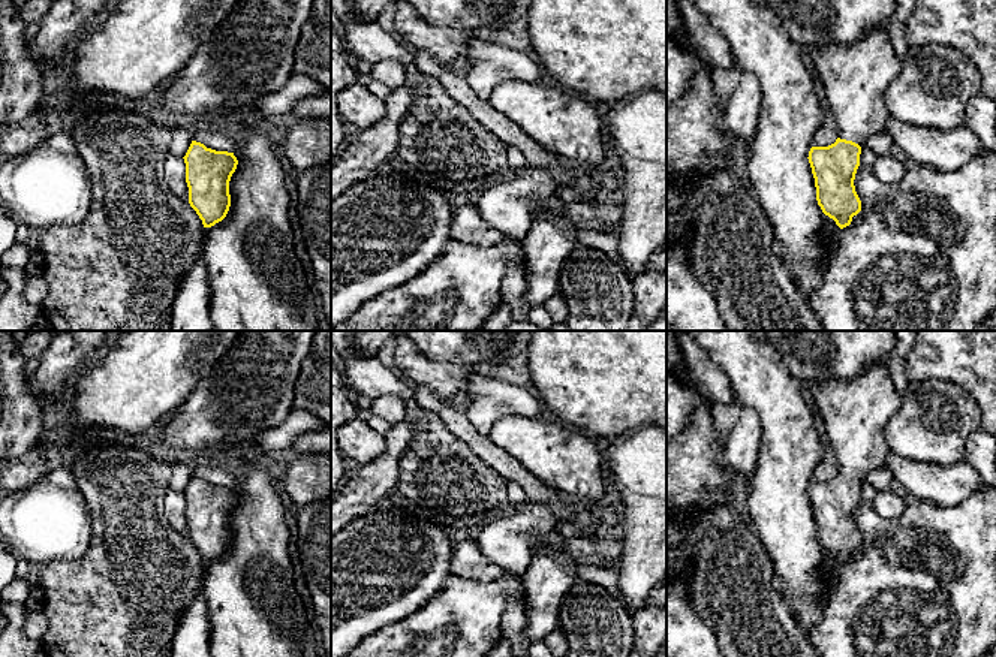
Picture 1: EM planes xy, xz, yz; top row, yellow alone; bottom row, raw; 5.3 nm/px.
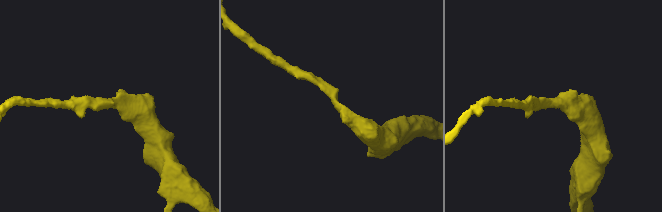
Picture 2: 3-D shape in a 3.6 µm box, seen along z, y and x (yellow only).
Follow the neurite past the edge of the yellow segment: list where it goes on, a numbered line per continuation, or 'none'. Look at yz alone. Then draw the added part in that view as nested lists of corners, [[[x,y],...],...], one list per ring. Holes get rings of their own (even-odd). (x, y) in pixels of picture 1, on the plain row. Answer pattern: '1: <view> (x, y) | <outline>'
1: yz (855, 413) | [[[873,364],[852,380],[818,382],[810,389],[837,473],[864,482],[872,470],[887,467],[885,428],[902,406],[888,364]]]

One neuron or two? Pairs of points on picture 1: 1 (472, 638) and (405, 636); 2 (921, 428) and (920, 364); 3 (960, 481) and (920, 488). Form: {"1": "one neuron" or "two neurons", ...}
{"1": "one neuron", "2": "two neurons", "3": "one neuron"}

